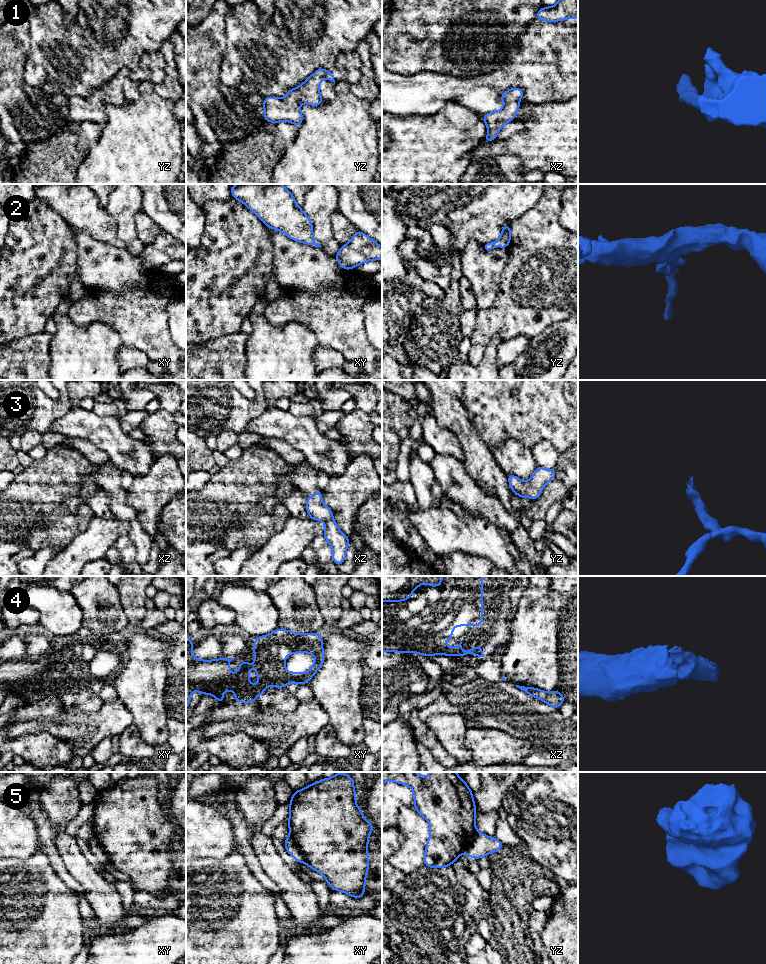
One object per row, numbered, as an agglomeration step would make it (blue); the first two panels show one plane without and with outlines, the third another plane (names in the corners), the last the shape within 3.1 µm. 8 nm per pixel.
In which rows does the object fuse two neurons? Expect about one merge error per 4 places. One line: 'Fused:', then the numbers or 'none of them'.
Fused: 5

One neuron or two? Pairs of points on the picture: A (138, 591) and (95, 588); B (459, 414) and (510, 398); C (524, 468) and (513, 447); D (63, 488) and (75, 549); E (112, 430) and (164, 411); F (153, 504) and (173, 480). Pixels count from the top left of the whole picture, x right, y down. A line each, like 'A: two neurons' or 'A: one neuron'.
A: two neurons
B: two neurons
C: one neuron
D: two neurons
E: two neurons
F: one neuron

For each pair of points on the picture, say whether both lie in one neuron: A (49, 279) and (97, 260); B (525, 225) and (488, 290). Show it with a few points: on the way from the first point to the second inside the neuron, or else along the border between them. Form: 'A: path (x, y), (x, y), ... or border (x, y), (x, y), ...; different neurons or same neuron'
A: border (77, 244), (78, 278); different neurons
B: border (507, 247), (508, 261), (502, 277); different neurons

